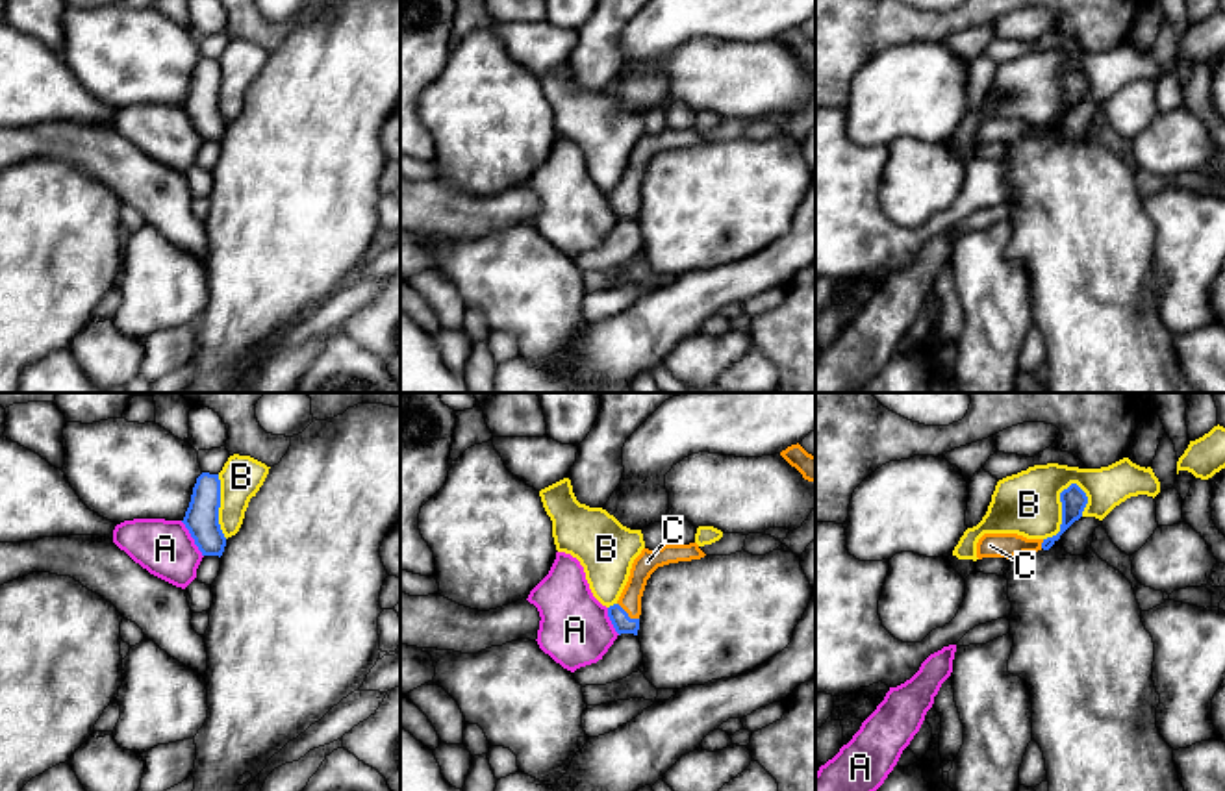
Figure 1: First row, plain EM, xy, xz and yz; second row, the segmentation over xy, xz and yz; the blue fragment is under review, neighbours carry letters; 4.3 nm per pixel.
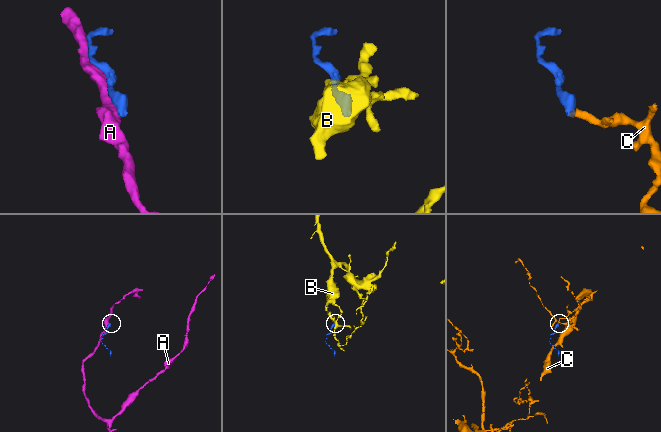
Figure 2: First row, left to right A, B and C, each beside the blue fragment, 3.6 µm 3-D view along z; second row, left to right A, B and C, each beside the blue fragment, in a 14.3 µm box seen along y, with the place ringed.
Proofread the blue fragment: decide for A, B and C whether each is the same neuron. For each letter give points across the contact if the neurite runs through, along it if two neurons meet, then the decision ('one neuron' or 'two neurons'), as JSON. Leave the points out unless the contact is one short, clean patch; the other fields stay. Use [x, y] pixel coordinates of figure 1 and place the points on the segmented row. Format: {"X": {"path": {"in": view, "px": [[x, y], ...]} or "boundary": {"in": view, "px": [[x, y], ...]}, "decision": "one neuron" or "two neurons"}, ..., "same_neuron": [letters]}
{"A": {"decision": "two neurons"}, "B": {"boundary": {"in": "yz", "px": [[1075, 482], [1060, 493], [1060, 528], [1044, 539]]}, "decision": "two neurons"}, "C": {"path": {"in": "xz", "px": [[618, 615], [627, 614], [638, 575], [647, 562]]}, "decision": "one neuron"}, "same_neuron": ["C"]}

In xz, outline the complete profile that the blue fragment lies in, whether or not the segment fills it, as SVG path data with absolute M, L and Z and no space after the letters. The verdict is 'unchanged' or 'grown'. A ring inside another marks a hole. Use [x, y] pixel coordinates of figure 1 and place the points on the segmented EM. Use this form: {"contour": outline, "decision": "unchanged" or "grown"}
{"contour": "M665 543L662 548L649 550L643 548L641 554L634 559L628 582L619 596L619 600L608 608L608 617L621 634L638 635L639 630L639 615L641 615L641 596L650 574L663 565L701 559L706 554L699 548L697 543L689 545L669 545Z", "decision": "grown"}

